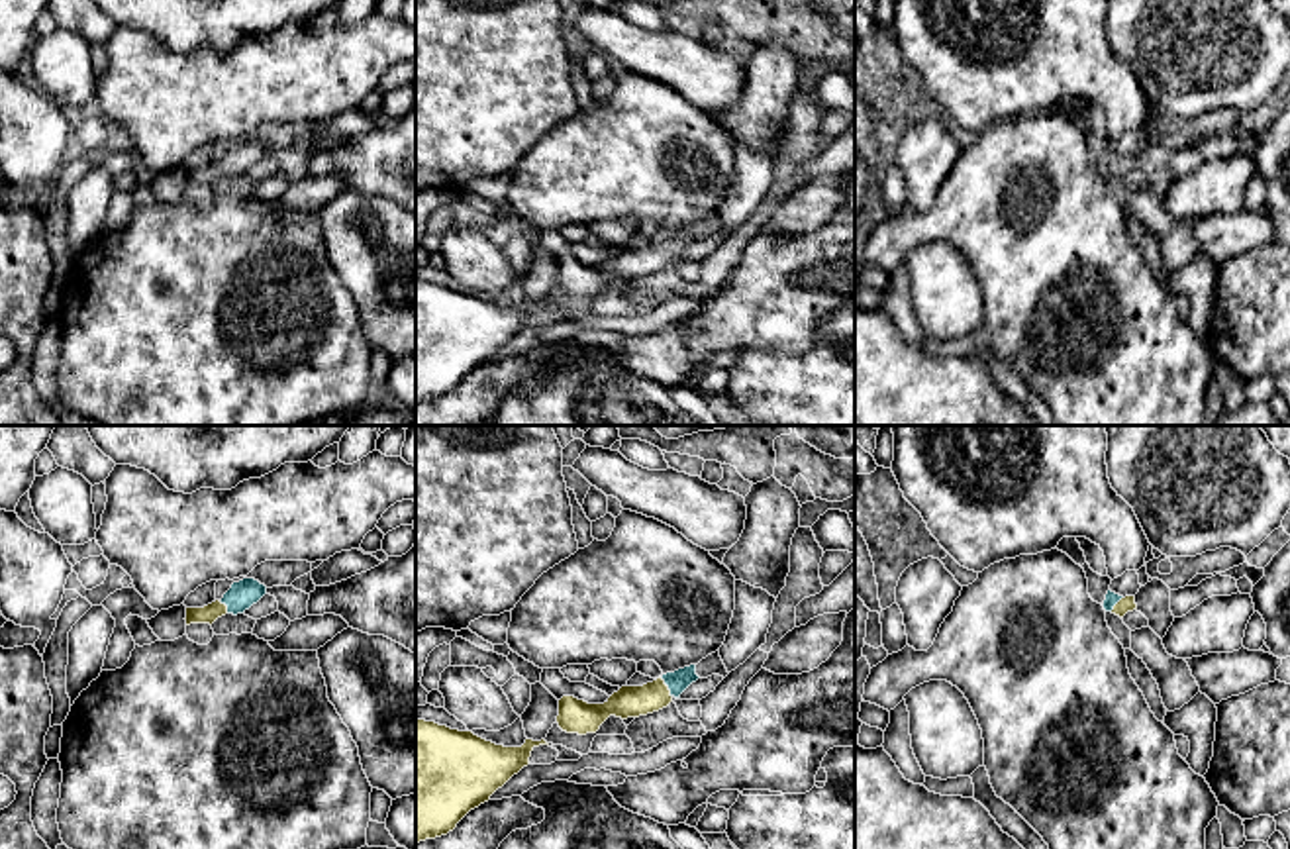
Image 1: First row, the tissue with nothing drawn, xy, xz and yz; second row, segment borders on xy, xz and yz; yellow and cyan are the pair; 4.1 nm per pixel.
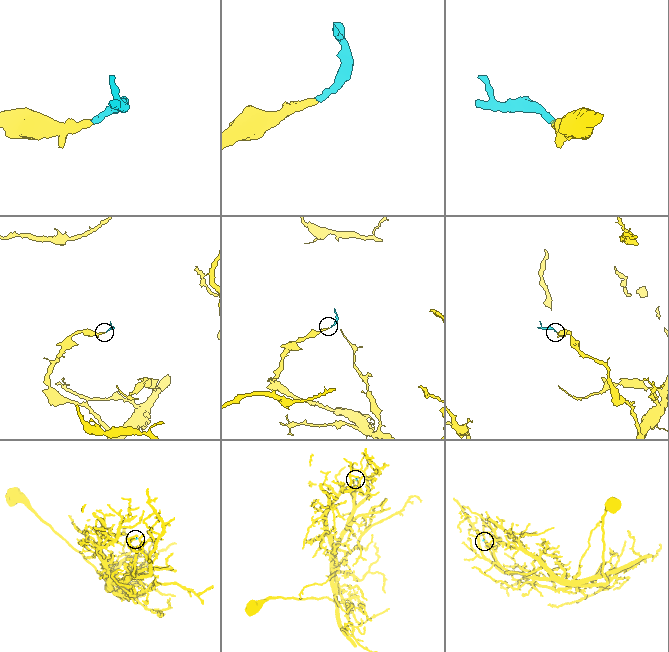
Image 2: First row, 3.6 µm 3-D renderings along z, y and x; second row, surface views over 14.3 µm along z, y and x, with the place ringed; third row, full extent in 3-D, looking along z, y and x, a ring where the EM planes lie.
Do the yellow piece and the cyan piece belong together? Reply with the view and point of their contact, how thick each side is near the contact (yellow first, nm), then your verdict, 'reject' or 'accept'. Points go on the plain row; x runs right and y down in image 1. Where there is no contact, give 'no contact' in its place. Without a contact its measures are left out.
xz (667, 248) | 130/90 nm | accept

